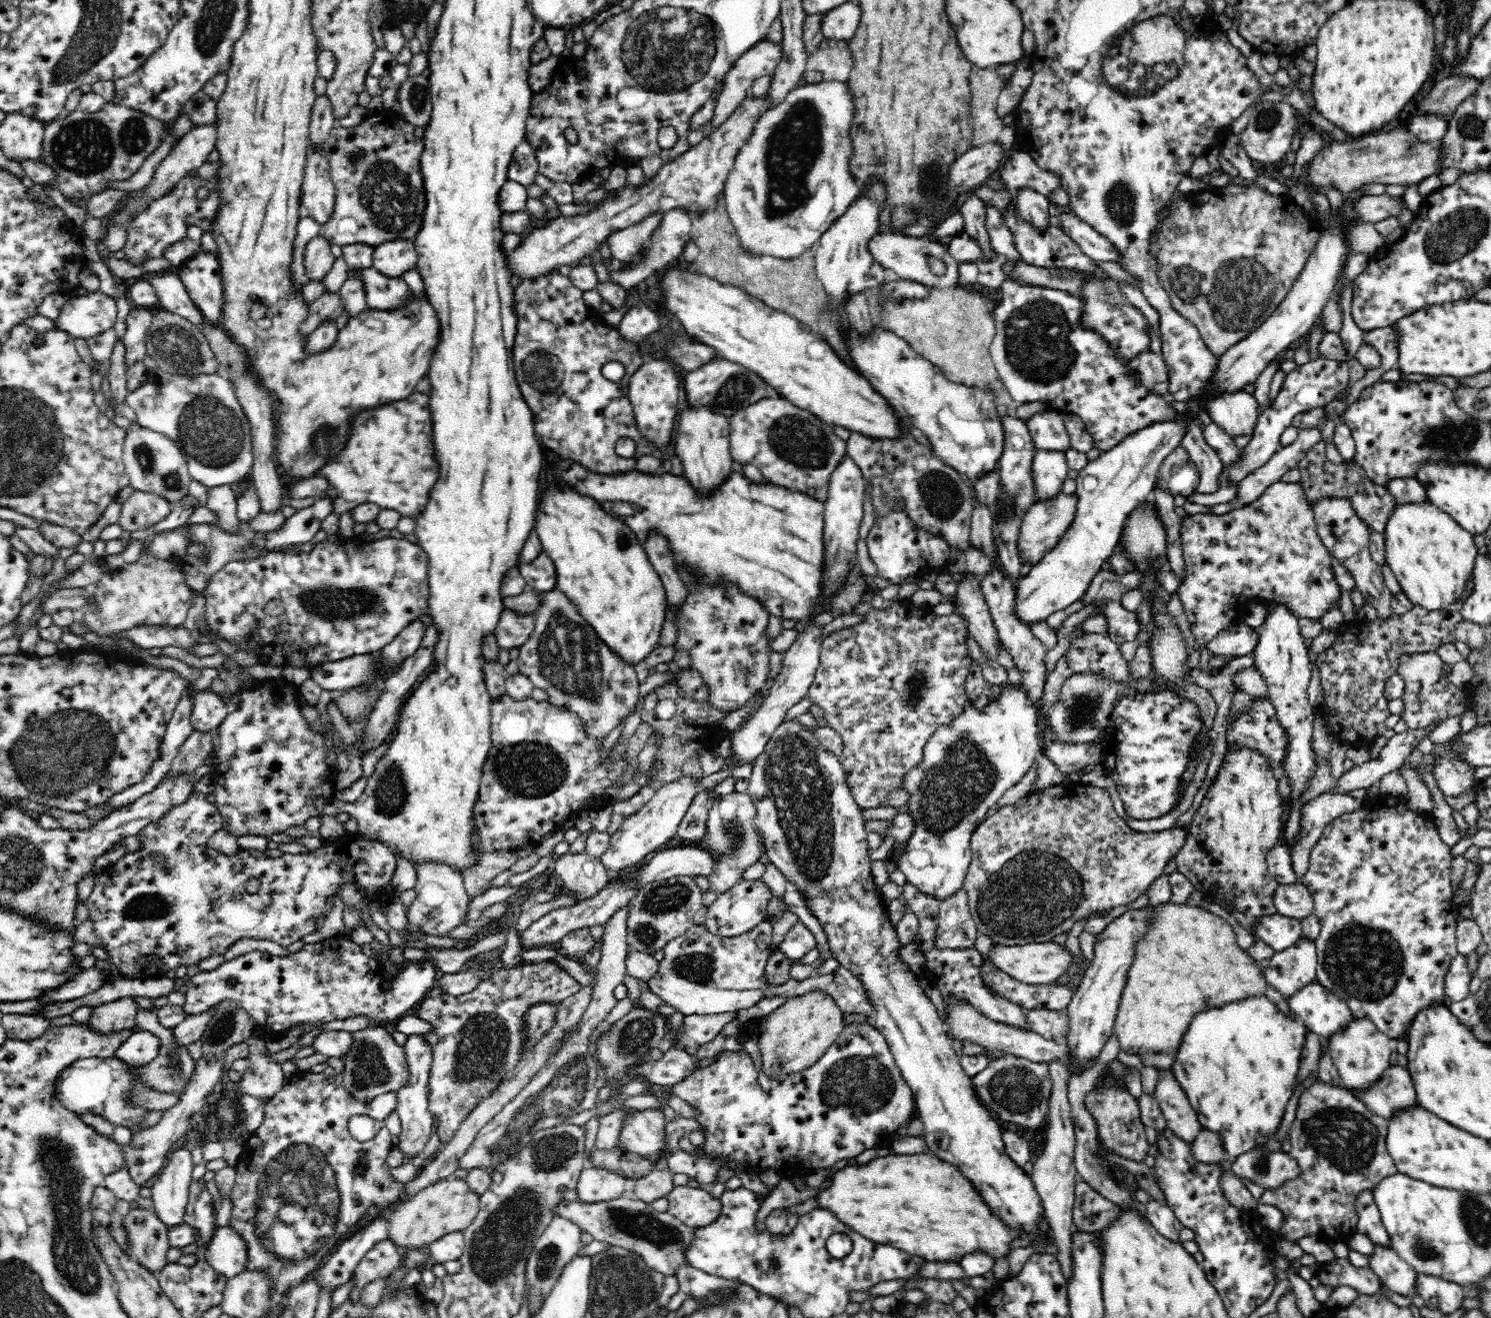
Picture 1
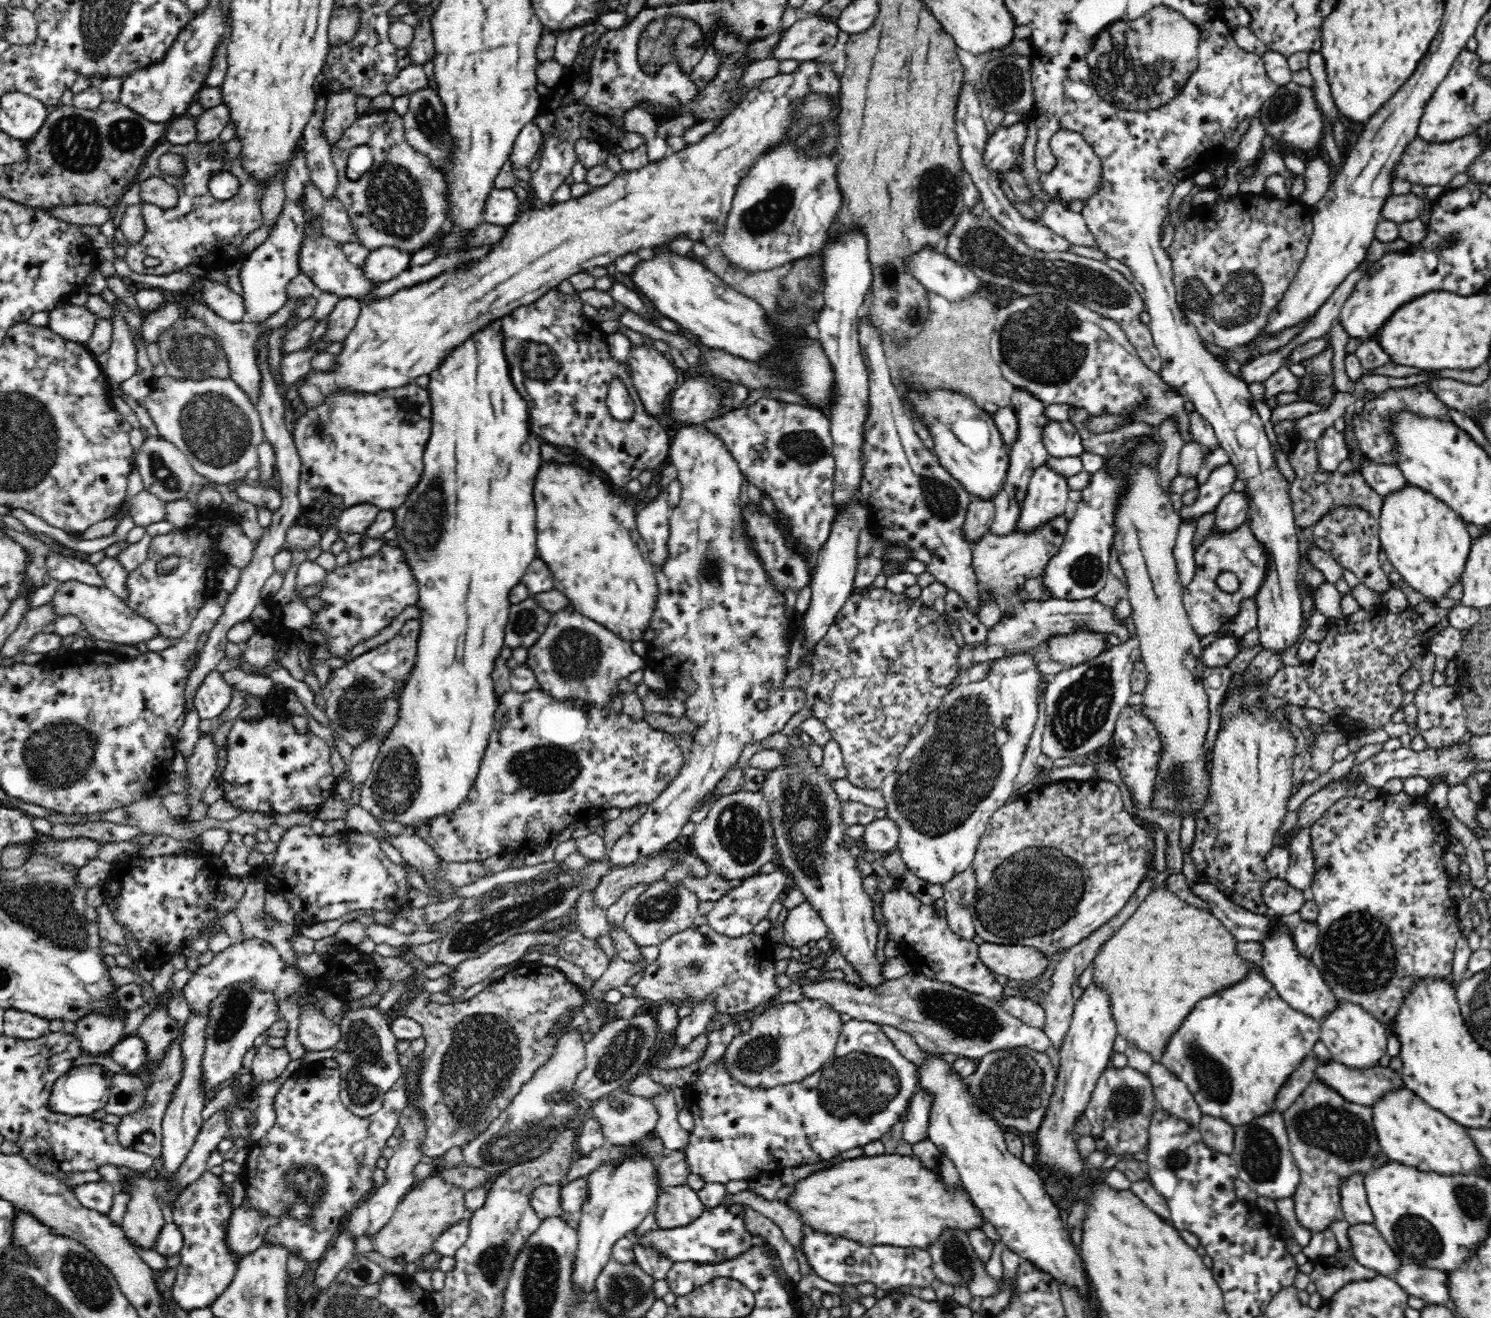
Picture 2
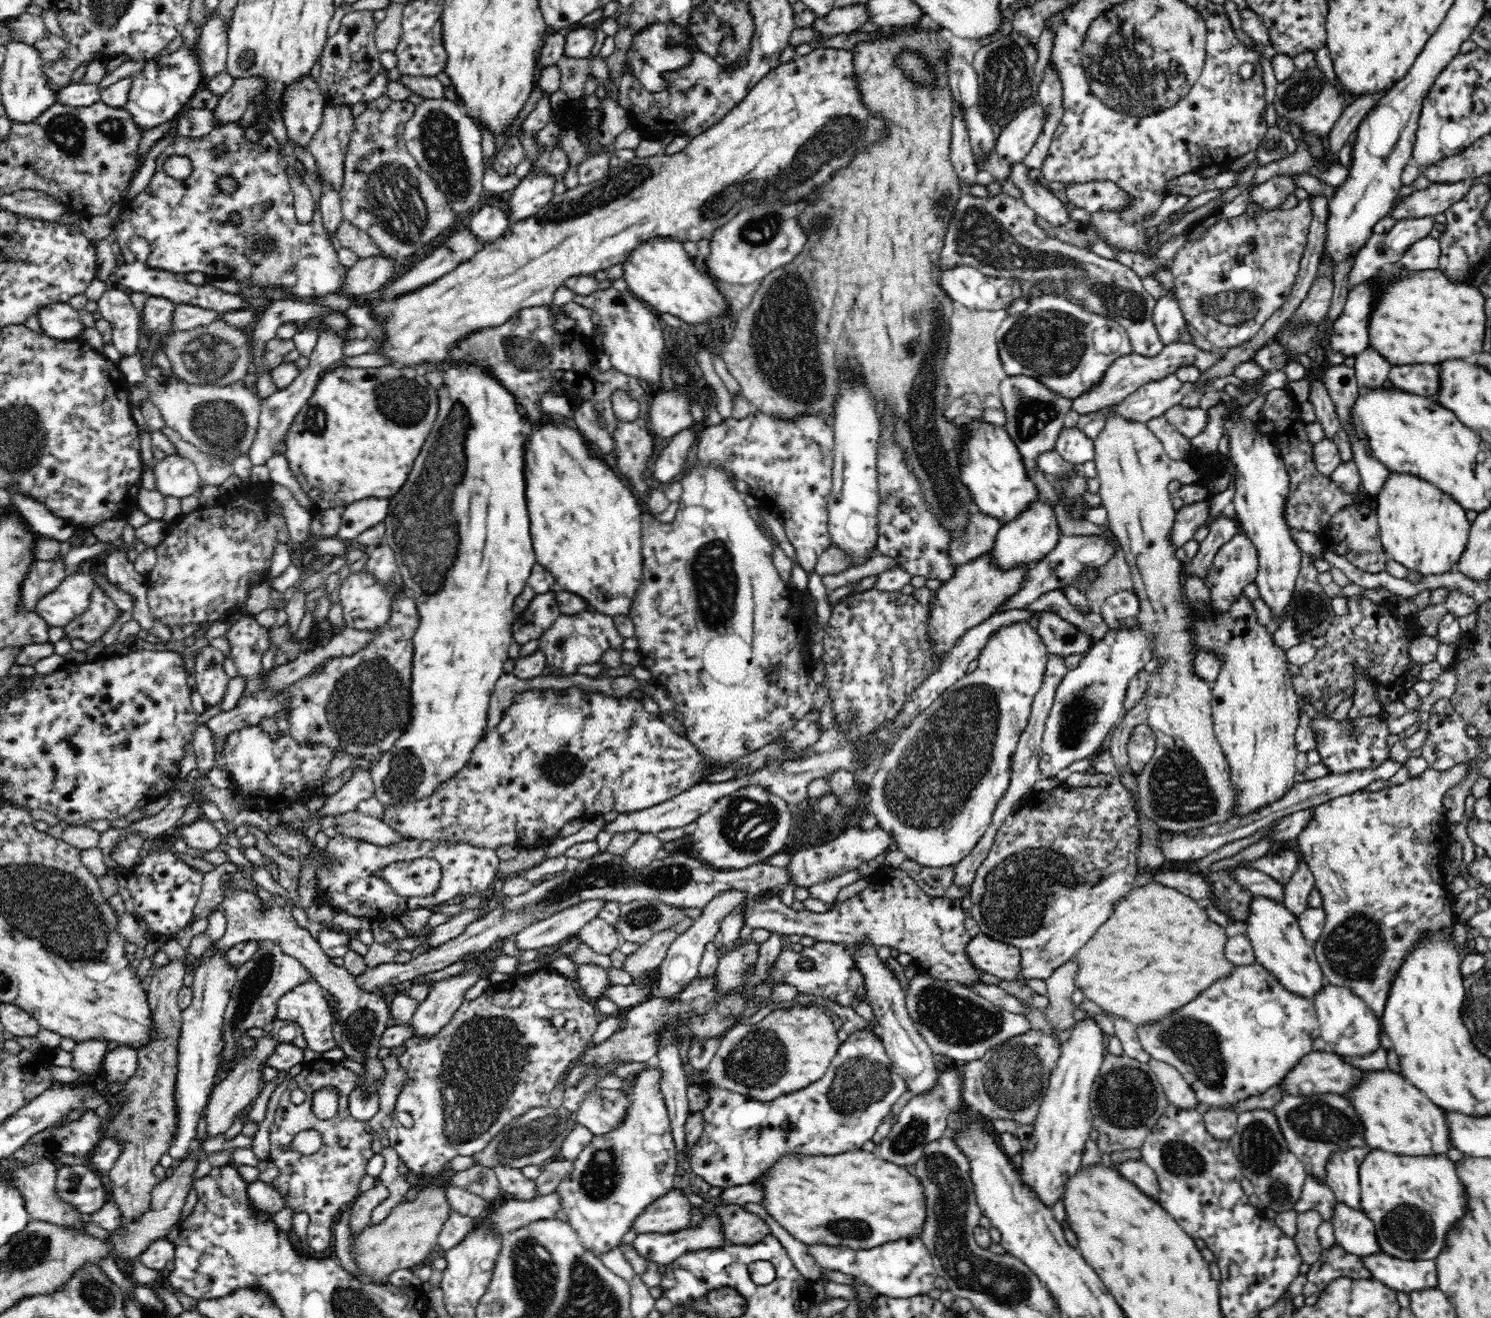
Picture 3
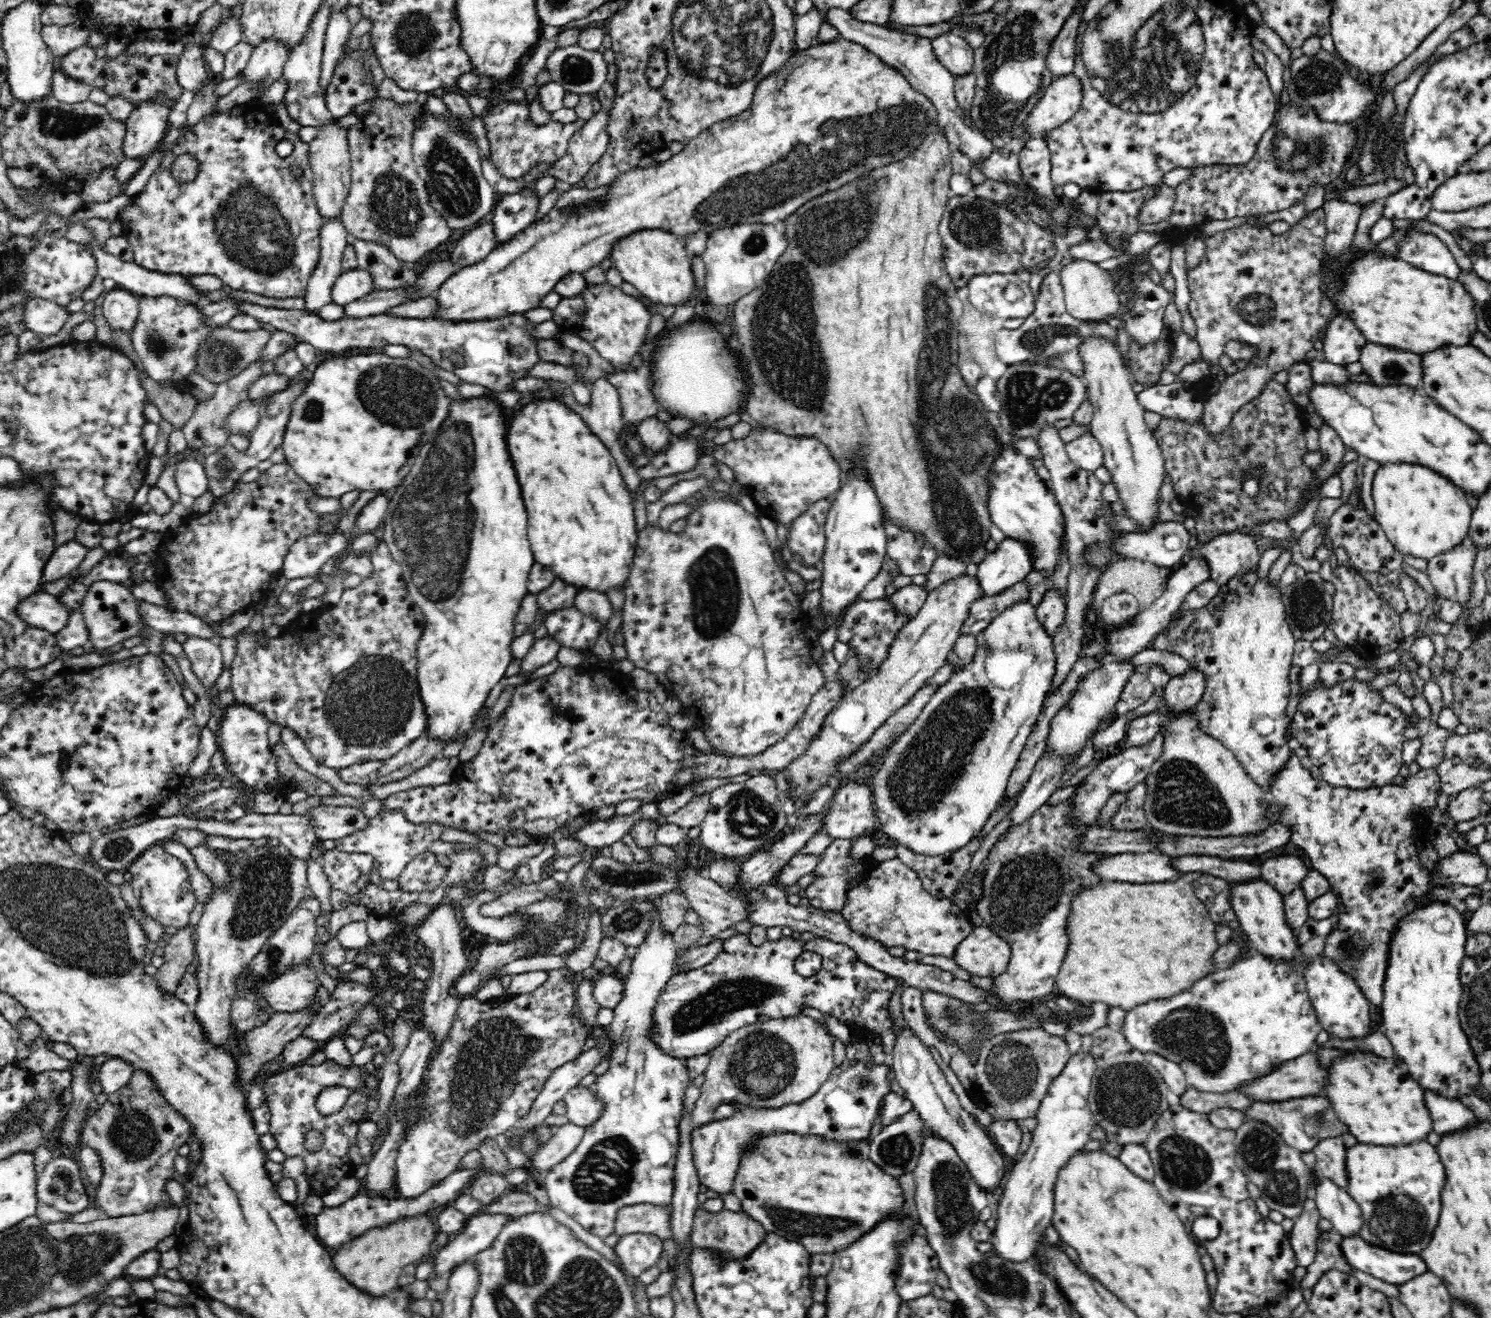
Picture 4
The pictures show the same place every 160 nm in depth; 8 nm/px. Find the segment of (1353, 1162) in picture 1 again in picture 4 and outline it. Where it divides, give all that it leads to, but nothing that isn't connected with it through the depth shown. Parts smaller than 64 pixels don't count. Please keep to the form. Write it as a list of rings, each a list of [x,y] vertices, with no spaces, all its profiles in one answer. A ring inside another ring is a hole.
[[[1308,1095],[1284,1102],[1254,1101],[1244,1110],[1244,1121],[1246,1117],[1249,1120],[1260,1120],[1280,1134],[1288,1146],[1300,1152],[1312,1151],[1320,1139],[1348,1133],[1347,1128],[1338,1120],[1335,1110],[1328,1104],[1329,1099],[1324,1095]],[[1310,1207],[1295,1219],[1296,1224],[1289,1232],[1288,1240],[1294,1251],[1297,1266],[1306,1268],[1314,1262],[1317,1236],[1320,1234],[1317,1222],[1320,1217],[1320,1213]]]

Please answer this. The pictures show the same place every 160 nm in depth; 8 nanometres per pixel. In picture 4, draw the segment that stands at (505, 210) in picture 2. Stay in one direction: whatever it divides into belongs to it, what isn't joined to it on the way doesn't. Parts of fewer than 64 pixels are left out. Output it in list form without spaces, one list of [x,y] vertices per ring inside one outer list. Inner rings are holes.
[[[487,219],[478,227],[466,232],[448,257],[455,270],[460,271],[482,262],[494,248],[495,236]]]

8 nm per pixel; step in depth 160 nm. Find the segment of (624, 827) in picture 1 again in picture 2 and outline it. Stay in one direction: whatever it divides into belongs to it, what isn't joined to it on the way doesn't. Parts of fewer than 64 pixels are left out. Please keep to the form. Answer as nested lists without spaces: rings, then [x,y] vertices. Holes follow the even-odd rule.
[[[684,426],[680,428],[677,434],[674,436],[671,442],[669,459],[672,464],[678,470],[677,479],[680,483],[680,500],[679,504],[673,507],[672,514],[670,515],[669,522],[669,535],[668,542],[666,542],[666,553],[668,553],[668,558],[661,565],[656,565],[654,572],[657,582],[657,599],[653,611],[648,621],[647,628],[654,630],[654,638],[648,643],[645,658],[645,667],[659,671],[664,674],[669,681],[670,690],[682,690],[686,692],[686,700],[684,700],[685,706],[685,718],[690,720],[692,724],[698,726],[698,730],[694,730],[692,736],[692,748],[690,752],[685,755],[684,764],[680,770],[680,774],[672,780],[670,786],[664,793],[660,794],[656,801],[652,802],[650,806],[647,806],[647,810],[644,816],[639,820],[636,826],[632,826],[630,832],[620,838],[620,841],[616,843],[610,856],[608,857],[610,861],[616,863],[616,866],[622,867],[632,865],[634,861],[638,860],[641,856],[655,855],[659,852],[663,852],[668,843],[676,840],[681,832],[682,825],[688,822],[688,818],[692,813],[691,810],[693,806],[703,798],[704,795],[711,792],[711,790],[720,782],[721,778],[728,770],[735,768],[744,748],[746,746],[754,746],[754,744],[760,744],[768,736],[784,730],[784,726],[788,724],[788,720],[792,716],[796,716],[804,706],[807,705],[807,692],[803,691],[802,688],[798,686],[786,686],[786,674],[790,670],[788,666],[788,658],[790,658],[790,644],[792,644],[792,638],[798,632],[798,626],[802,621],[793,612],[792,608],[788,610],[788,602],[786,602],[786,595],[776,589],[774,586],[774,579],[772,575],[767,573],[766,567],[764,567],[763,560],[760,554],[755,549],[755,544],[748,535],[748,527],[746,519],[744,519],[744,507],[740,504],[740,492],[742,492],[742,482],[744,478],[742,472],[740,471],[737,462],[724,448],[724,443],[720,439],[713,437],[708,431],[704,429],[704,426]],[[799,620],[799,621],[798,621]],[[759,702],[766,702],[767,708],[765,710],[758,710]]]

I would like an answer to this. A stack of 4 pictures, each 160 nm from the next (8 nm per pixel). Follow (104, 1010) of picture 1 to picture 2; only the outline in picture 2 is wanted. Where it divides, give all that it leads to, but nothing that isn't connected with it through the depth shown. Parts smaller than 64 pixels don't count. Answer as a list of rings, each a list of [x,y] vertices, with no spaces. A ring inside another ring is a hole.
[[[92,1014],[77,1023],[74,1034],[78,1037],[79,1049],[84,1055],[107,1055],[111,1048],[124,1038],[124,1027],[124,1022],[118,1018]]]

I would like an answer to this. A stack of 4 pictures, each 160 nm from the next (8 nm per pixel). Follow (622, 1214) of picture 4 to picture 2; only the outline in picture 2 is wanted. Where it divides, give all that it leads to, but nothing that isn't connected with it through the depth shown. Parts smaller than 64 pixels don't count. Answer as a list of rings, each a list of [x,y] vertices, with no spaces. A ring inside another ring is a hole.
[[[667,1186],[657,1198],[654,1220],[660,1229],[675,1229],[694,1222],[704,1209],[697,1192],[690,1186]]]

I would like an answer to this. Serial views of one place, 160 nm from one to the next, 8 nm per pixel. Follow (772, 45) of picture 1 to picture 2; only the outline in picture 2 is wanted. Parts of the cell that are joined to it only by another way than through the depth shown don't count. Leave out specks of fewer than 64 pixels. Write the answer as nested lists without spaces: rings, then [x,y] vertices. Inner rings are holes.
[[[814,15],[797,20],[785,30],[770,57],[780,60],[795,59],[798,62],[818,59],[832,50],[840,34],[838,18]]]

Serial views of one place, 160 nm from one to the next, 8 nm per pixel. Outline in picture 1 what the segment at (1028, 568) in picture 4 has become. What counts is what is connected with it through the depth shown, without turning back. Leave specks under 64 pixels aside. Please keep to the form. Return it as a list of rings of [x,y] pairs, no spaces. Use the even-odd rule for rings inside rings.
[[[1036,450],[1032,460],[1032,483],[1035,502],[1048,502],[1052,496],[1062,493],[1062,486],[1068,478],[1068,465],[1062,452]]]

